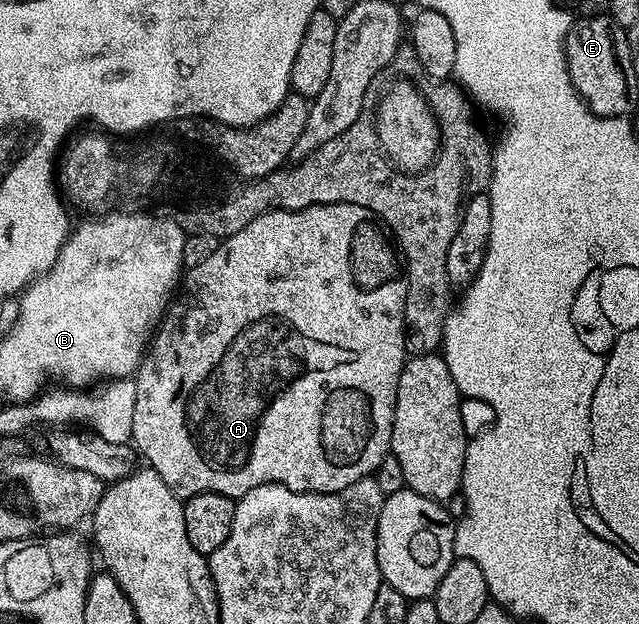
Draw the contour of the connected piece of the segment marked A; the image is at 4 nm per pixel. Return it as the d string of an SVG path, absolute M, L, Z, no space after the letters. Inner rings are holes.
M333 202L309 206L303 210L264 212L256 216L252 224L240 228L236 236L221 239L216 252L212 252L204 264L189 267L188 273L181 279L180 293L171 301L146 353L138 363L134 378L136 408L132 408L130 433L130 442L144 459L145 465L158 473L160 480L172 488L177 498L185 500L200 492L216 492L237 500L252 492L252 488L273 482L296 492L331 494L348 488L348 484L356 484L356 480L373 475L380 460L390 453L396 392L400 384L400 372L408 357L404 316L406 296L400 296L406 292L348 292L346 280L350 278L350 254L366 254L368 260L370 254L374 254L378 260L380 252L380 260L386 260L387 244L388 248L396 248L386 227L368 208L360 208L360 204ZM338 264L346 264L348 270L344 272L342 266L338 270Z

